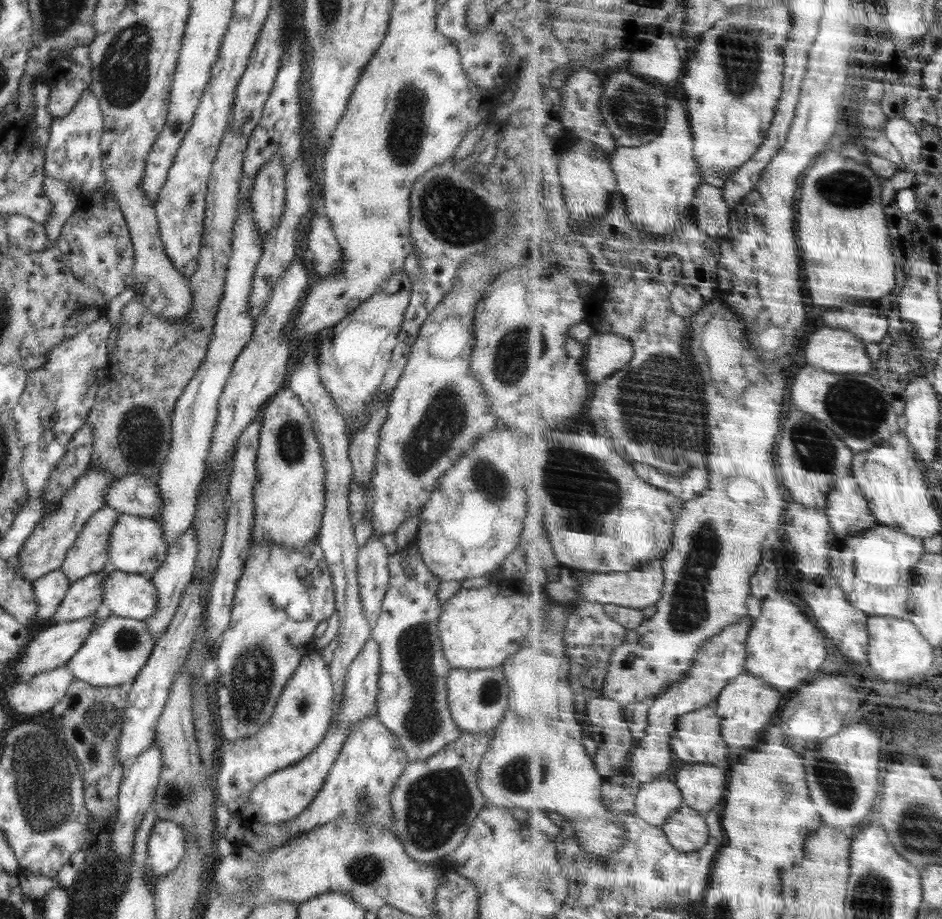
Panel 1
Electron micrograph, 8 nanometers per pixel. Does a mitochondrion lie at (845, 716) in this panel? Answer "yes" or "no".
no

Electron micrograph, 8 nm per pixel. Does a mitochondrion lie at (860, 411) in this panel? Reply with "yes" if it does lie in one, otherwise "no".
yes

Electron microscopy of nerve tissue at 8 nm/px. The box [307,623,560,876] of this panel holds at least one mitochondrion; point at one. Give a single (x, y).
(438, 803)

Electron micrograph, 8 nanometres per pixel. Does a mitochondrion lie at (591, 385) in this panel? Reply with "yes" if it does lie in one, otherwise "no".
no

